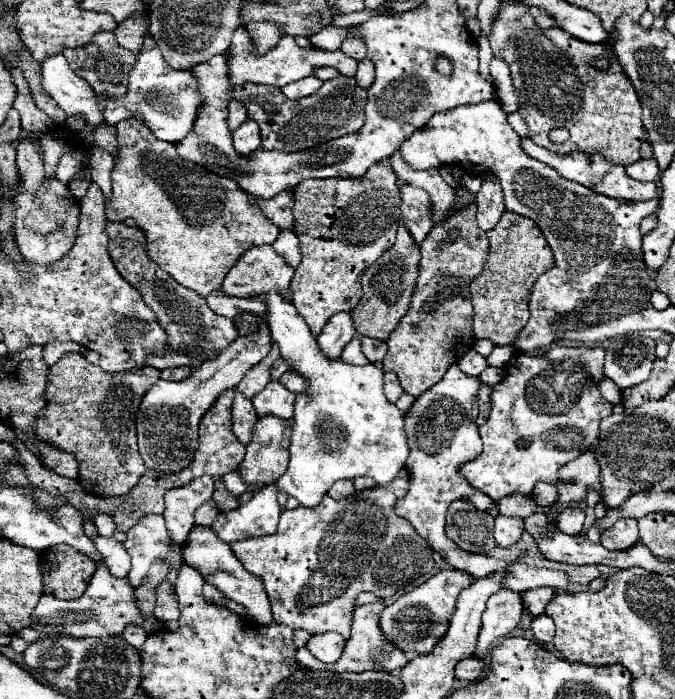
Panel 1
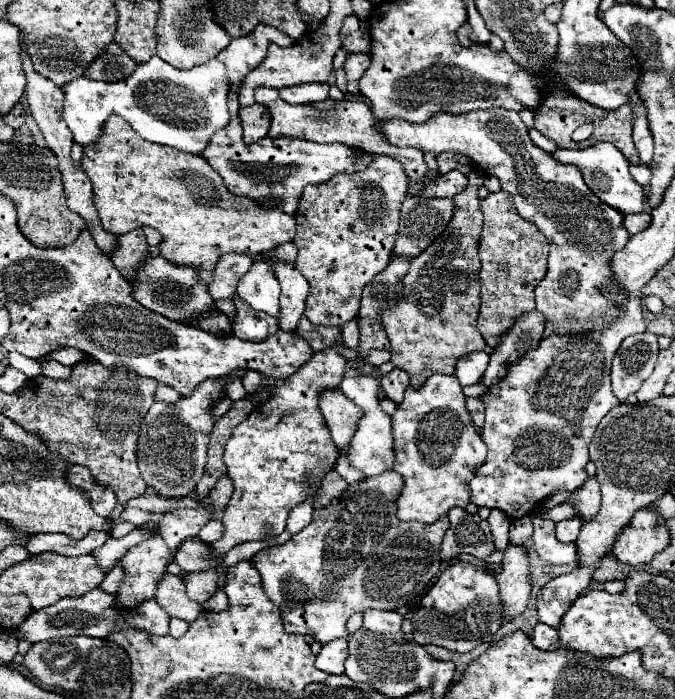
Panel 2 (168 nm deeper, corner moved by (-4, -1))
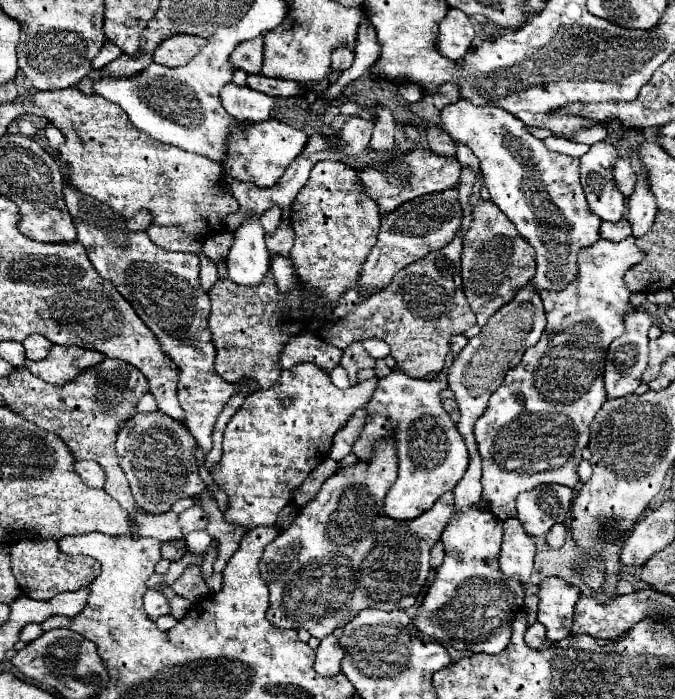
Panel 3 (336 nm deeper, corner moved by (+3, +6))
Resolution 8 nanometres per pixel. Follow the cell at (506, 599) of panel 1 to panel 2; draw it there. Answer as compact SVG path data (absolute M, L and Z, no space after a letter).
M509 543L503 551L501 573L497 575L497 583L501 589L503 609L507 613L505 621L521 615L527 607L527 599L531 593L531 571L529 571L529 555L527 545Z

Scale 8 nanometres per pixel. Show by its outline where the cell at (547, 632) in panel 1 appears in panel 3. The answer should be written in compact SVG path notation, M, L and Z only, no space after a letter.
M534 622L532 626L528 626L524 638L526 638L526 644L530 648L538 650L538 648L542 648L546 644L546 628L540 622Z

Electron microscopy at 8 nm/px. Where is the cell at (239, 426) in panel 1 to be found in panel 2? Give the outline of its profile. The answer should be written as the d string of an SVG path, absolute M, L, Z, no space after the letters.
M227 375L225 379L231 379L231 381L227 383L225 391L227 391L227 395L229 395L233 401L243 399L243 397L247 395L247 391L245 391L245 389L243 389L243 385L241 385L241 377L239 377L239 375Z

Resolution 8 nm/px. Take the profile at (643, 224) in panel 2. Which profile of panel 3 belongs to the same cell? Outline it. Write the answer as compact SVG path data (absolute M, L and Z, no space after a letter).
M626 218L618 222L602 222L600 226L600 236L606 240L624 240L630 234L632 234L632 224Z

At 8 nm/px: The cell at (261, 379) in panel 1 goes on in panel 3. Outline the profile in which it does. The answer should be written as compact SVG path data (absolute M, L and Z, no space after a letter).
M468 166L462 168L462 176L458 182L458 200L462 206L462 228L456 236L440 250L428 252L428 256L416 260L416 264L404 266L392 282L362 300L354 312L332 322L322 324L316 330L316 336L326 344L332 344L344 350L348 344L356 340L380 338L390 346L390 354L396 360L398 368L410 378L424 378L428 374L440 372L446 362L448 346L454 334L464 334L468 328L476 324L476 316L466 300L462 288L460 274L460 256L462 256L462 240L472 220L470 194L476 184L476 172Z

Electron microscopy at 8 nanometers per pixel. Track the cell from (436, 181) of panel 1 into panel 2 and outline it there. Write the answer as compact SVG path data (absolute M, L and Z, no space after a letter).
M259 87L259 91L255 91L257 103L267 107L271 113L271 129L269 135L271 137L279 137L279 135L289 135L289 137L299 137L299 139L309 139L315 143L343 143L349 147L361 147L373 155L391 155L395 157L403 167L409 179L413 179L415 183L421 183L427 175L427 165L423 161L423 151L413 149L413 147L391 147L383 135L379 135L375 131L375 119L371 109L361 103L361 101L333 101L333 99L325 99L319 103L311 103L311 105L289 105L285 103L279 93L275 89L267 89L267 87Z

